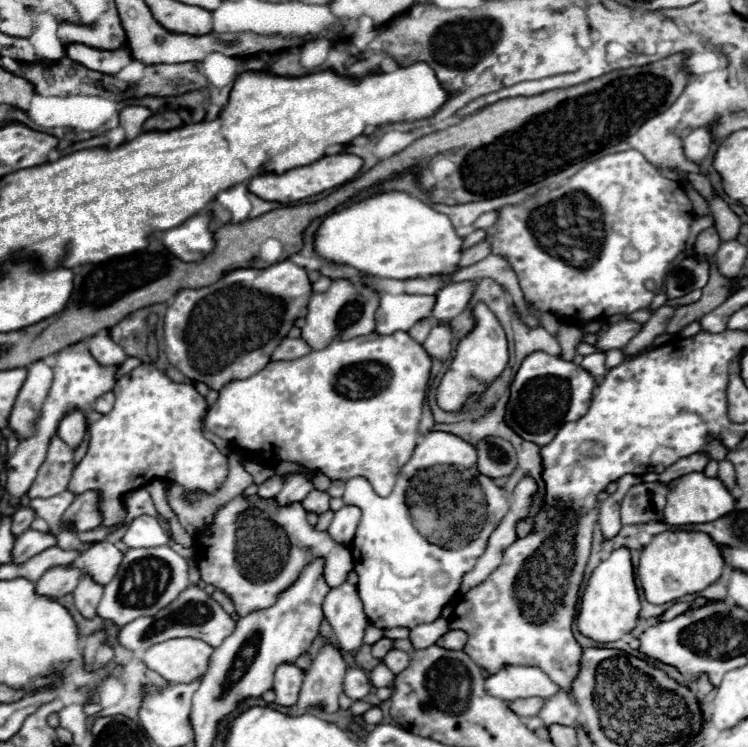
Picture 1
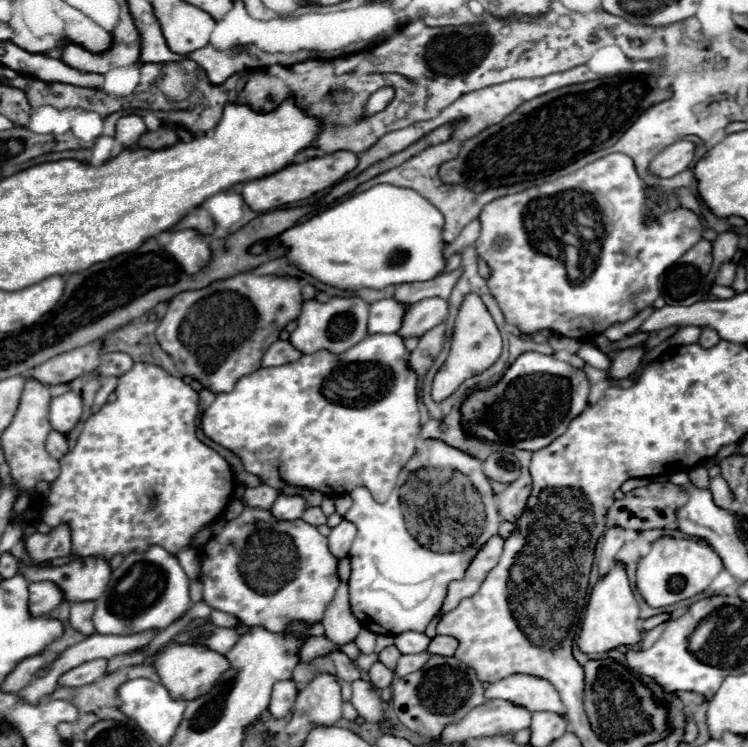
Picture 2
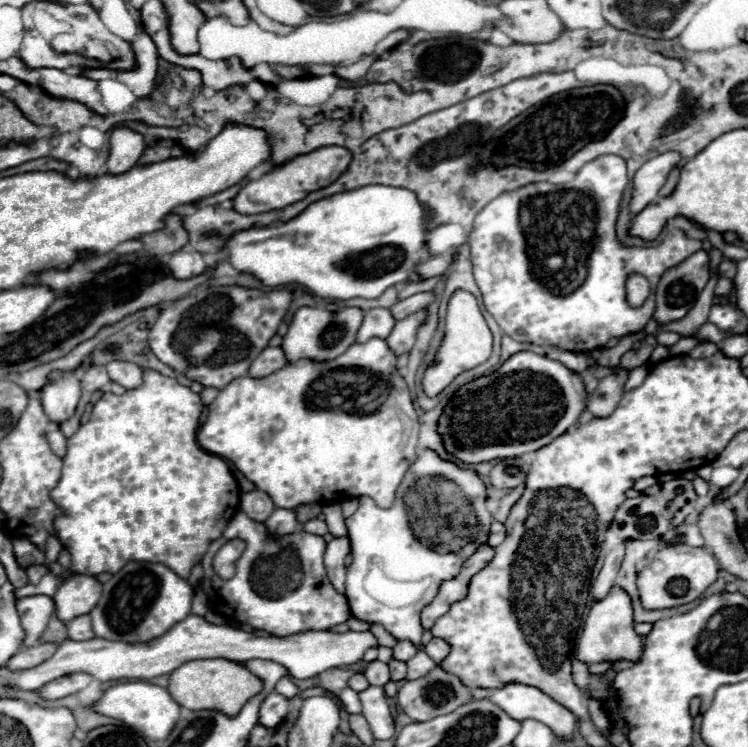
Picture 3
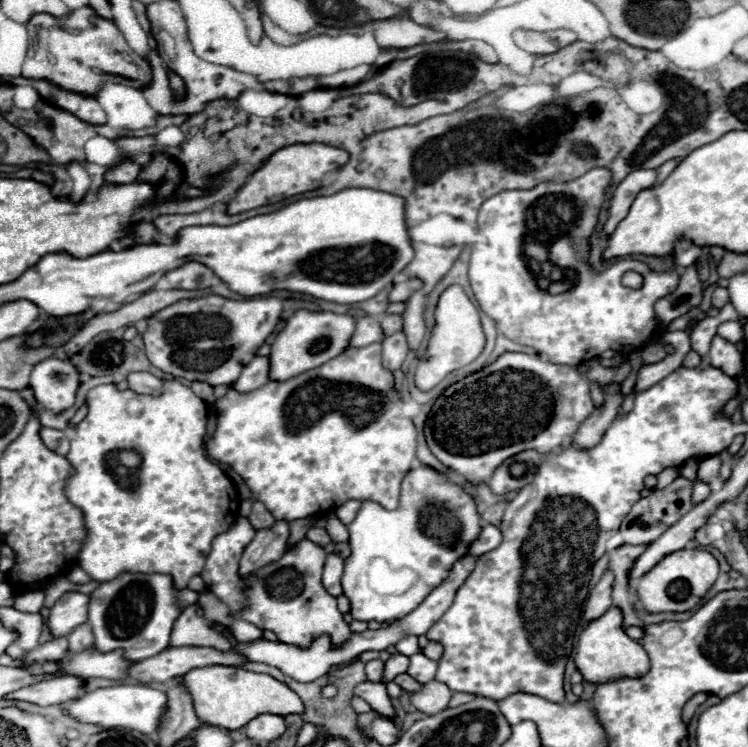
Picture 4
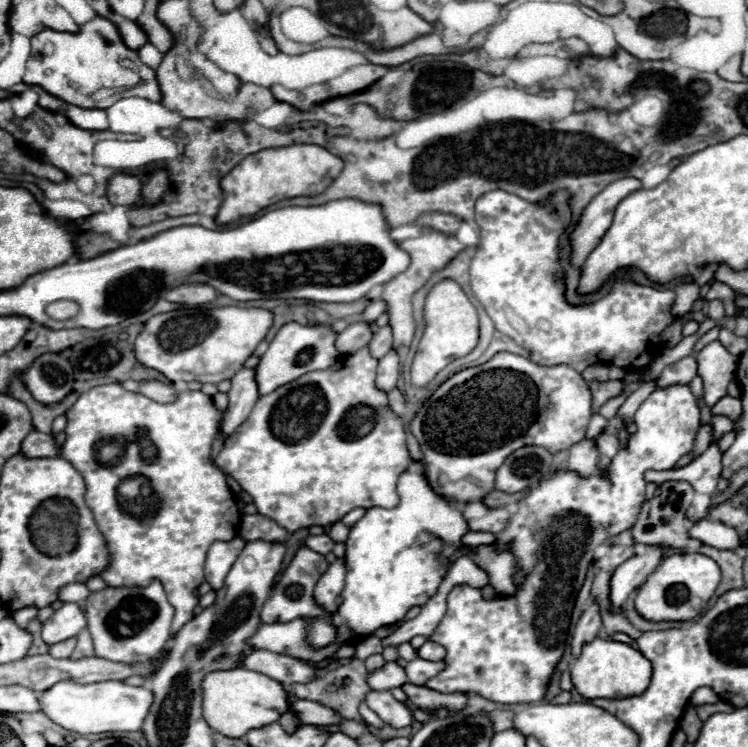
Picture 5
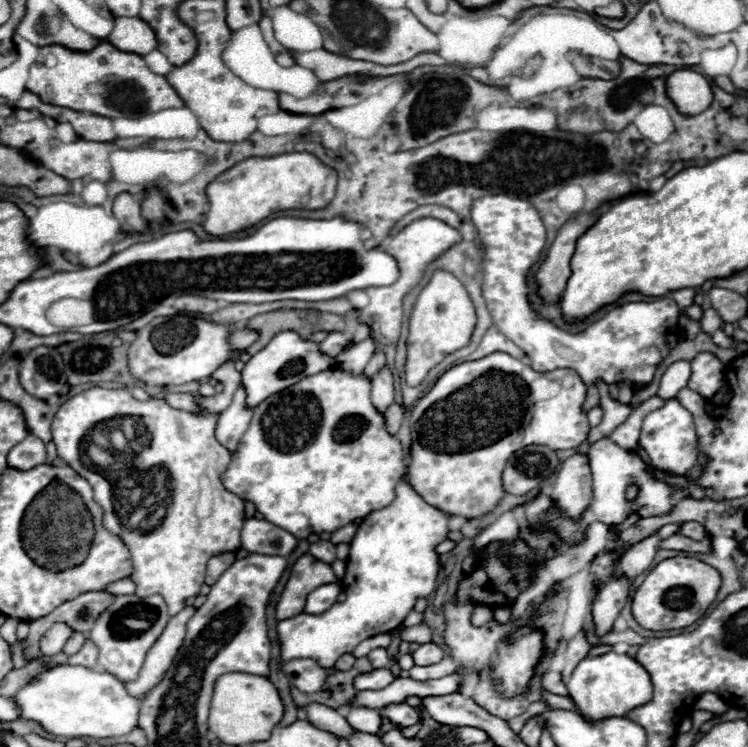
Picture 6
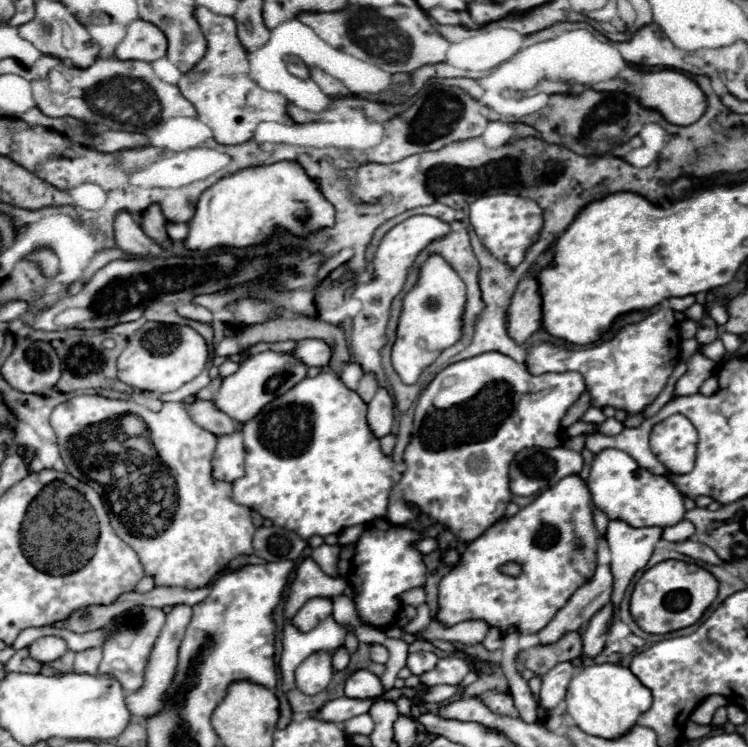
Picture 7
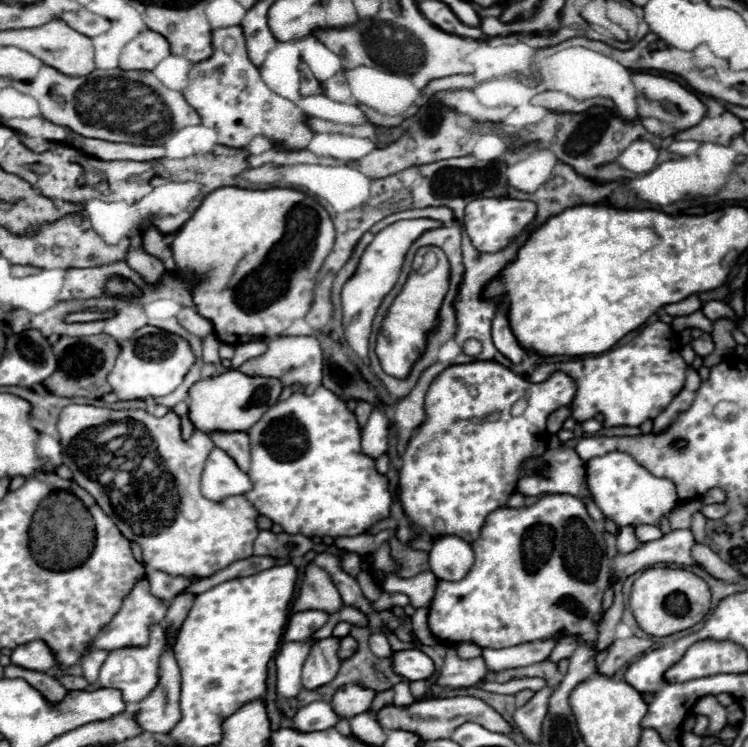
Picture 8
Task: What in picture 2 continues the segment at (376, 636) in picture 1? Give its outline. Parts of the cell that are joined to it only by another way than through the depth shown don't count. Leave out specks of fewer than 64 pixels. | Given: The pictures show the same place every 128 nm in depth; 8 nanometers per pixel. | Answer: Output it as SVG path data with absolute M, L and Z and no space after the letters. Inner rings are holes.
M332 652L330 658L334 660L336 664L336 672L338 672L338 678L340 680L346 680L346 682L356 682L362 678L362 672L354 666L352 660L348 660L342 652Z

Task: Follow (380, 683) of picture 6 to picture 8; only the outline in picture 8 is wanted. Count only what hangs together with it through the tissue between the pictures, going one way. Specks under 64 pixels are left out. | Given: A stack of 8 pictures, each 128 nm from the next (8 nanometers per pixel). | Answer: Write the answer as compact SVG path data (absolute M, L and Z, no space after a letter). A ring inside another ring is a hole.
M348 684L340 688L332 698L332 710L342 718L352 718L362 712L368 712L374 700L374 692L360 688L358 684Z

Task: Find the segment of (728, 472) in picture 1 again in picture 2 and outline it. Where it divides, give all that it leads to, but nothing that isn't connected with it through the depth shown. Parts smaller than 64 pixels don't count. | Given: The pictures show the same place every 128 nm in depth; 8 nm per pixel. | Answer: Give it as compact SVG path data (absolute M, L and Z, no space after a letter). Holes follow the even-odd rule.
M722 476L712 478L708 490L712 492L712 498L714 498L718 508L730 510L730 506L732 506L732 492L730 492L730 488L728 488L728 484L726 484L726 480Z

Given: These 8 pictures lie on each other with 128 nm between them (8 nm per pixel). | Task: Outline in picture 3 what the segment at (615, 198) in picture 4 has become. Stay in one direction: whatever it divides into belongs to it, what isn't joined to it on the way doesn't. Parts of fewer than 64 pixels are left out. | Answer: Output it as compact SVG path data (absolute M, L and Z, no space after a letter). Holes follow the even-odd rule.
M666 152L660 154L656 160L648 160L636 174L632 184L632 200L630 200L630 212L636 214L640 208L652 204L658 198L658 190L666 182L668 172L680 164L678 152Z

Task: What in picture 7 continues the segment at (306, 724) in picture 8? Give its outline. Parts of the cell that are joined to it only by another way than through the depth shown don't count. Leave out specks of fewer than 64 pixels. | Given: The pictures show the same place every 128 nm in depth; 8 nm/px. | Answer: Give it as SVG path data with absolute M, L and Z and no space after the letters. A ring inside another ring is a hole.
M338 698L338 700L330 700L326 702L320 710L318 710L318 718L324 722L346 722L358 714L366 714L370 710L374 700L352 700L352 698Z

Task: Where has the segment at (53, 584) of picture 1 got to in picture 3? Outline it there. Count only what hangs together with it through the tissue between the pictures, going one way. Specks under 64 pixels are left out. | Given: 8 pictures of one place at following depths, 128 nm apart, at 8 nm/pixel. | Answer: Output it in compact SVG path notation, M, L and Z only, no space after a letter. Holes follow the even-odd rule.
M28 596L16 602L16 610L26 632L24 646L34 646L40 640L40 634L46 630L46 624L54 612L54 602L48 596Z

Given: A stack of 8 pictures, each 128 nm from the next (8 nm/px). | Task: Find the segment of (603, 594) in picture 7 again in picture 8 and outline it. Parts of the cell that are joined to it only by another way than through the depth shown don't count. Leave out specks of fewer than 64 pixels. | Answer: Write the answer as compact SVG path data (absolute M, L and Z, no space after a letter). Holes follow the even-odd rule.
M672 530L670 534L662 536L660 540L652 540L640 544L636 550L628 554L618 554L612 560L612 568L624 580L638 570L646 570L656 564L678 564L678 566L700 566L692 558L694 546L692 530ZM538 640L536 644L518 644L500 650L484 648L482 658L490 672L500 672L508 668L522 668L522 666L532 666L536 662L542 662L548 658L554 646L556 646L554 640Z

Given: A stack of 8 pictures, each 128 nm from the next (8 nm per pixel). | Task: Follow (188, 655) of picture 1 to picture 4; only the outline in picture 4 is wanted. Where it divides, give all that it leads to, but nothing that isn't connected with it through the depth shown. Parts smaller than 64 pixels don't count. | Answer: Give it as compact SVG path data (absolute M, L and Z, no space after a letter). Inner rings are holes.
M206 666L186 672L184 684L194 698L194 710L198 718L224 730L244 728L260 714L304 714L304 702L300 700L300 696L296 696L296 692L292 692L284 682L268 674L256 674L244 668L230 666Z

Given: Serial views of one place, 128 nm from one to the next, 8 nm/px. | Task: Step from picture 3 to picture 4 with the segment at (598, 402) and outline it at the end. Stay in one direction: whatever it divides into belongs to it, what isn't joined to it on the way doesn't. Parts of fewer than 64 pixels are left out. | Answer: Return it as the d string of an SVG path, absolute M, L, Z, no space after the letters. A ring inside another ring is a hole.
M608 386L604 390L604 406L594 410L592 416L588 420L584 420L584 424L578 428L576 436L574 436L574 444L578 448L594 448L600 444L604 432L608 430L608 426L614 422L620 404L622 404L622 394L620 394L620 386Z

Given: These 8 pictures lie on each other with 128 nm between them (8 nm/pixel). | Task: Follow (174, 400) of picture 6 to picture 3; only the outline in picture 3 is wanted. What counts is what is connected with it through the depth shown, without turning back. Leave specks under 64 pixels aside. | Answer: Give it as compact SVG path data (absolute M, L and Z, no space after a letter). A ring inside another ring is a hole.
M112 362L106 366L110 378L122 384L126 390L134 390L142 386L142 368L132 362Z

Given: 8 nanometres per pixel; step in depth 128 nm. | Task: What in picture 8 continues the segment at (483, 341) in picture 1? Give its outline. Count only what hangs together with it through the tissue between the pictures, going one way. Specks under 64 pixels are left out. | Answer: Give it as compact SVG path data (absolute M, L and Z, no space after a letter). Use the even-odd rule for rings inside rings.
M436 246L418 248L412 260L412 272L400 294L390 304L376 338L376 354L386 374L396 378L408 376L412 364L424 350L426 332L438 324L438 308L442 304L446 290L448 290L448 260L444 252Z

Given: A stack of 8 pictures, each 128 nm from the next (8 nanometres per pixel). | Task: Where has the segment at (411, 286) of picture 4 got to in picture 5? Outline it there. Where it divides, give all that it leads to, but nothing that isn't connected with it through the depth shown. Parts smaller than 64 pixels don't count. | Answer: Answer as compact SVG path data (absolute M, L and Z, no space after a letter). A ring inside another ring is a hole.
M374 300L374 302L370 302L370 304L364 308L364 312L360 314L360 316L362 316L360 322L370 324L370 322L374 322L382 312L384 312L384 302L382 302L382 300Z

